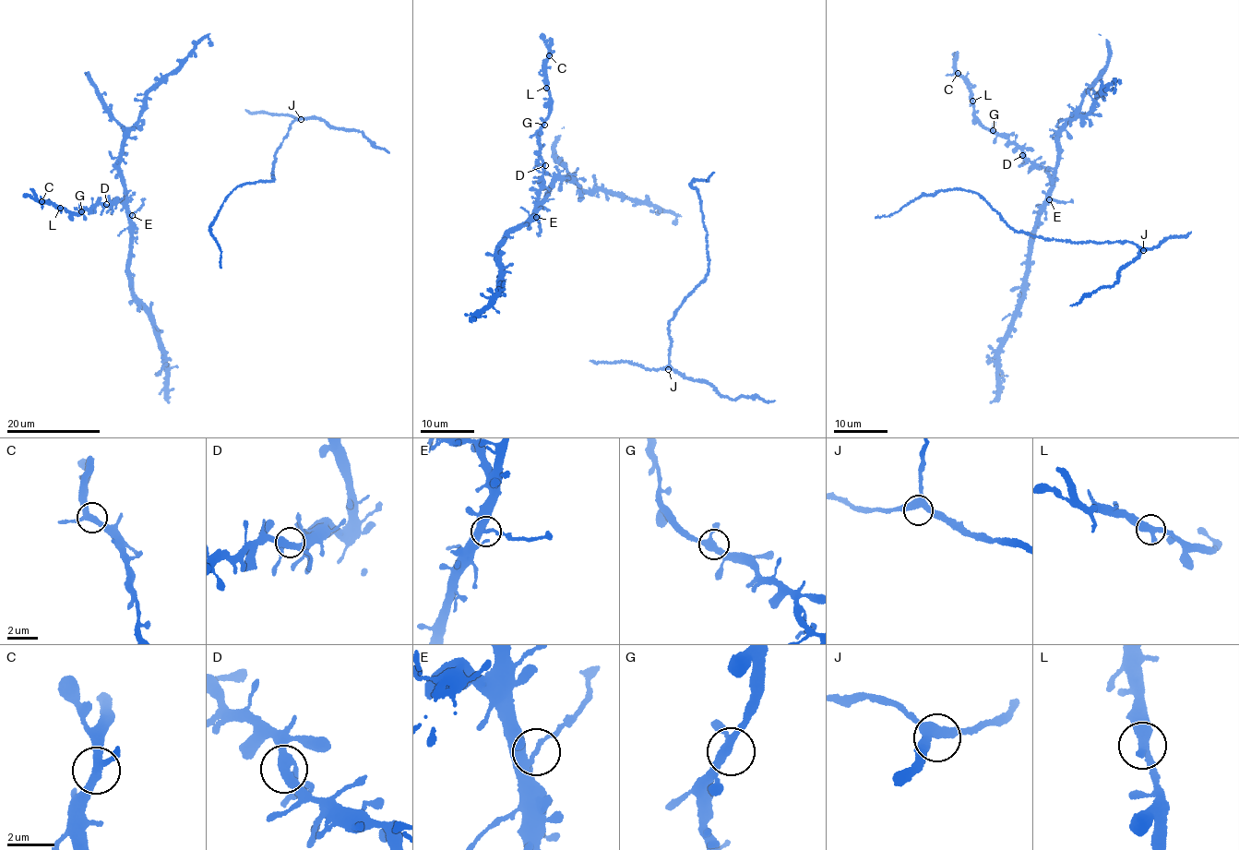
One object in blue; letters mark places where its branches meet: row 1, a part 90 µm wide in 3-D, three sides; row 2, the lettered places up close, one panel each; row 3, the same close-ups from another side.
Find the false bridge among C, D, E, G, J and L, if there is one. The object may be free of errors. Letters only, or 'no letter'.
no letter

